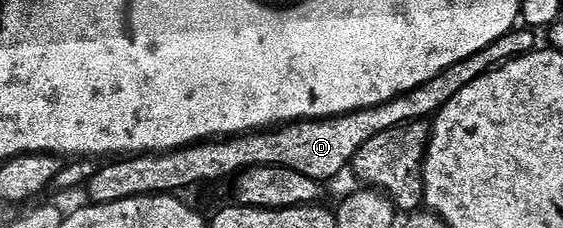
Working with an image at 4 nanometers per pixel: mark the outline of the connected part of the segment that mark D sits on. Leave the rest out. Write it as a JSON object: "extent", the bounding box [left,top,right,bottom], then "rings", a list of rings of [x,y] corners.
{"extent":[91,27,537,205],"rings":[[[517,27],[512,32],[502,35],[490,47],[478,51],[478,55],[470,55],[462,63],[454,63],[446,71],[430,79],[422,87],[414,87],[414,91],[403,93],[392,101],[375,105],[369,109],[359,109],[346,113],[343,117],[326,117],[319,121],[293,121],[287,125],[265,129],[254,133],[238,133],[235,137],[217,137],[211,141],[198,141],[195,145],[187,145],[181,149],[172,149],[169,153],[138,153],[124,155],[119,159],[104,163],[101,170],[91,179],[91,204],[105,205],[118,203],[122,199],[135,197],[155,197],[157,195],[180,195],[183,189],[192,189],[195,185],[204,185],[207,181],[224,181],[235,178],[246,169],[258,167],[286,167],[290,171],[298,171],[302,175],[310,175],[310,179],[321,183],[329,183],[343,169],[347,170],[352,161],[374,139],[374,135],[382,135],[382,131],[390,131],[399,125],[411,121],[428,121],[435,118],[462,87],[474,83],[491,69],[497,69],[512,61],[515,57],[524,57],[537,48],[537,34],[528,27]]]}

